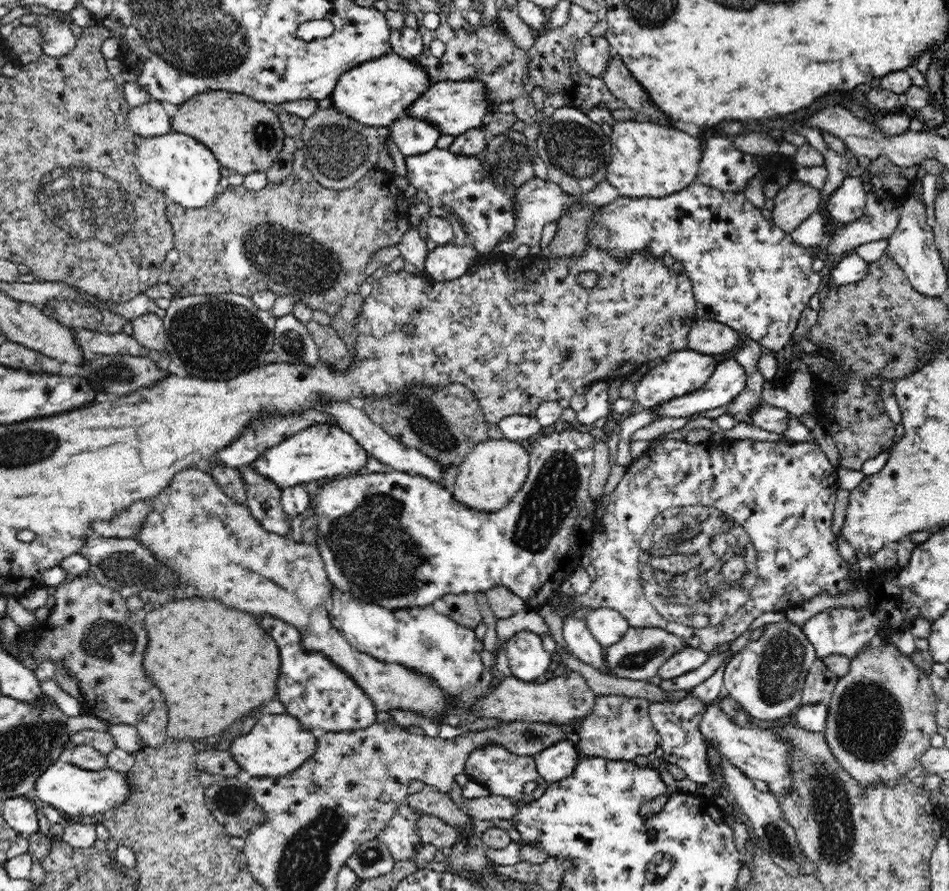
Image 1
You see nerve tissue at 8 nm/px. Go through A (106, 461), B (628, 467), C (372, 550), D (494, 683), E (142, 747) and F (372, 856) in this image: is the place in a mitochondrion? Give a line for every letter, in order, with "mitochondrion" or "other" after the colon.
A: other
B: other
C: mitochondrion
D: other
E: other
F: mitochondrion

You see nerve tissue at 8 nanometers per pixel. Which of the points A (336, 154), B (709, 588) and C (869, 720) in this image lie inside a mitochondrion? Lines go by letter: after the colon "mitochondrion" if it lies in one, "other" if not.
A: mitochondrion
B: mitochondrion
C: mitochondrion

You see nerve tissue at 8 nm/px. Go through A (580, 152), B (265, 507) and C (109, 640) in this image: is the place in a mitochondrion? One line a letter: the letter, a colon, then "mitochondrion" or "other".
A: mitochondrion
B: other
C: mitochondrion

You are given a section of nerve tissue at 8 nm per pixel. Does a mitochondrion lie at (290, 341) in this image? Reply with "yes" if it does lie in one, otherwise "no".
yes

